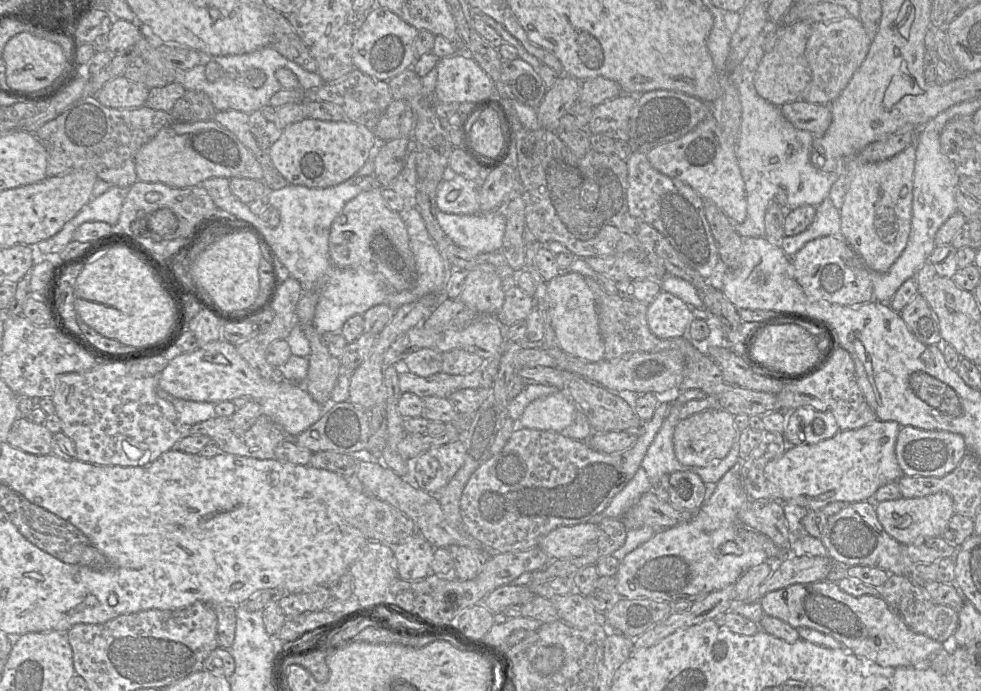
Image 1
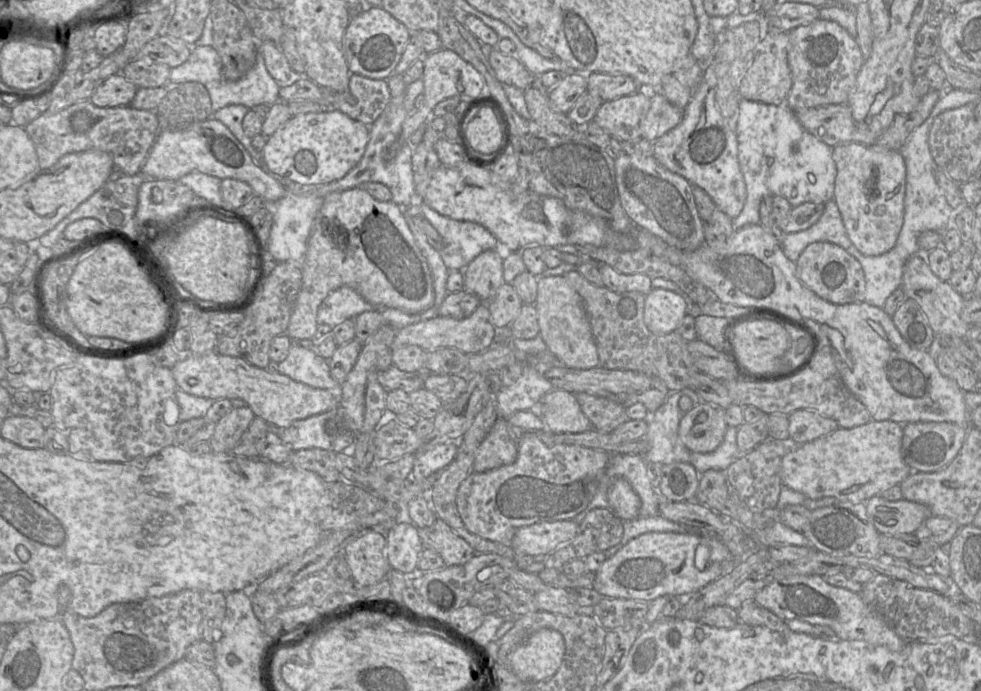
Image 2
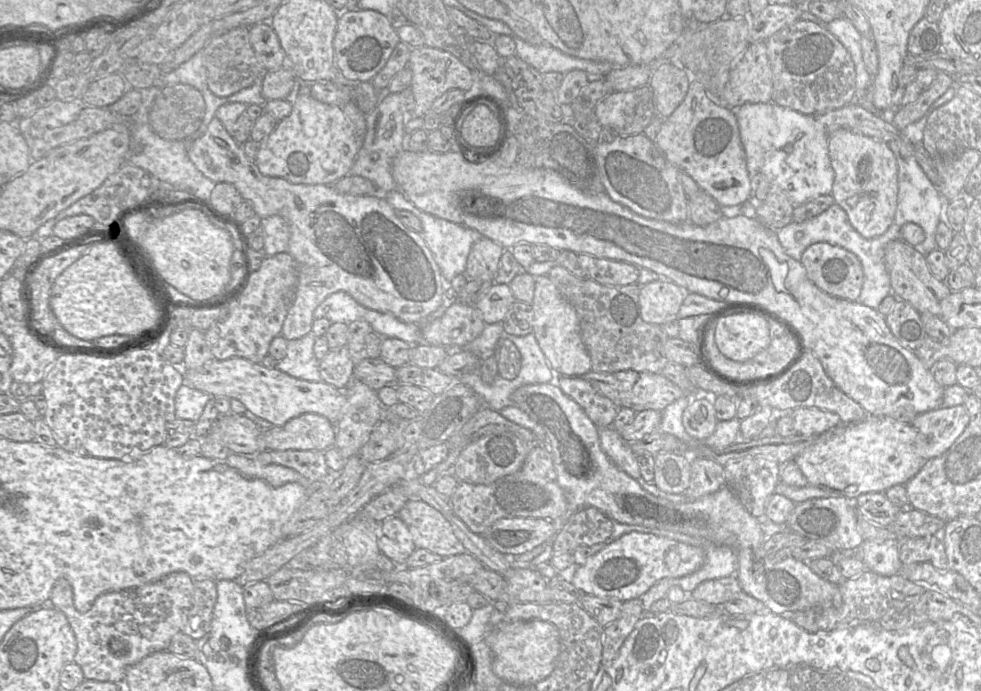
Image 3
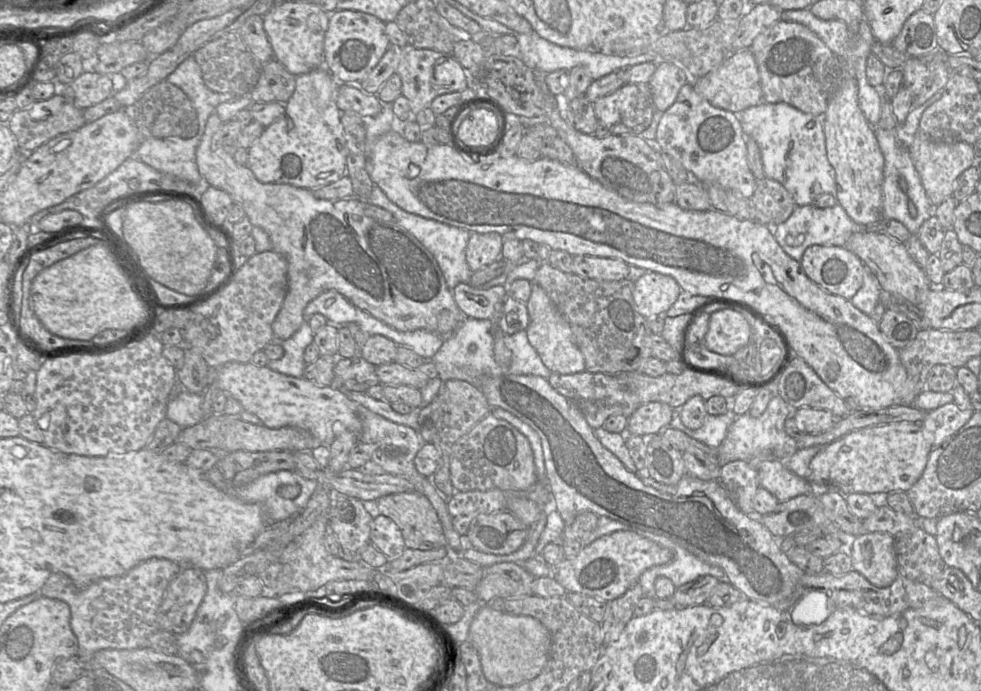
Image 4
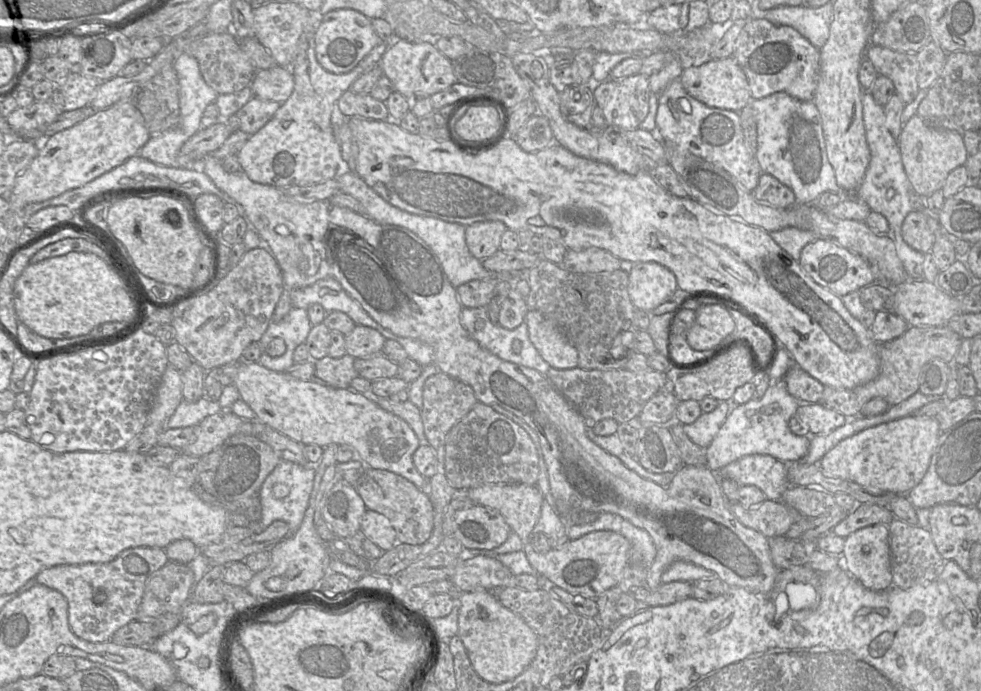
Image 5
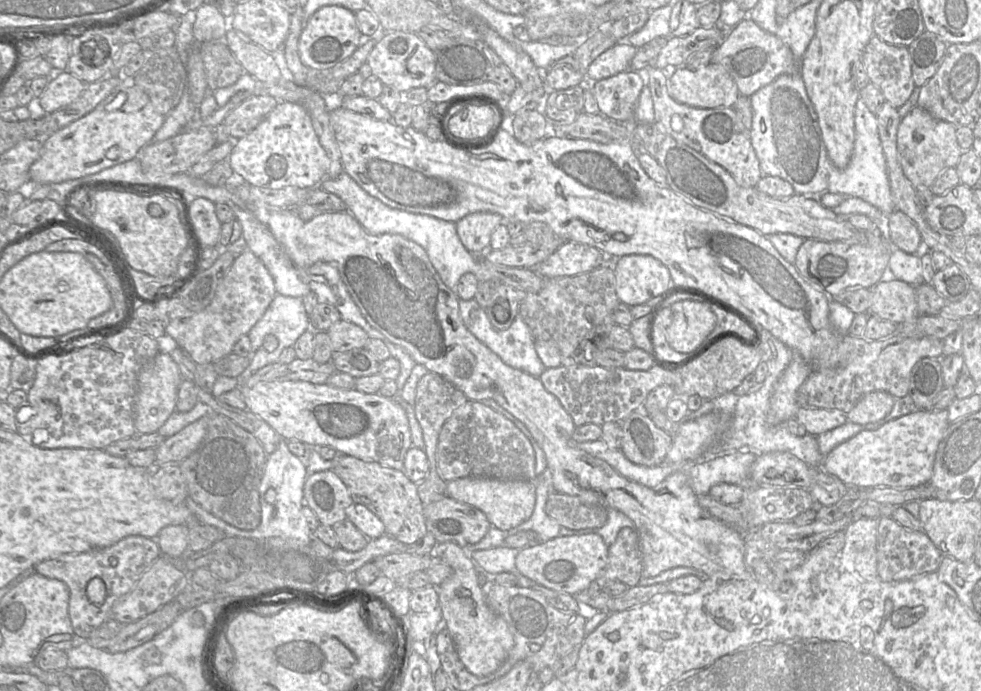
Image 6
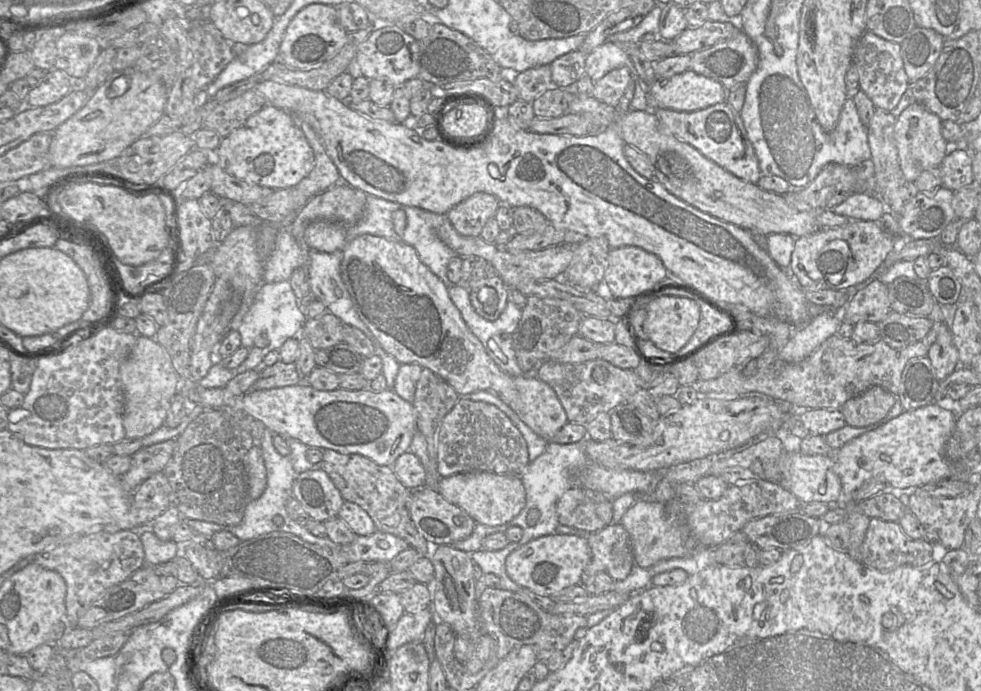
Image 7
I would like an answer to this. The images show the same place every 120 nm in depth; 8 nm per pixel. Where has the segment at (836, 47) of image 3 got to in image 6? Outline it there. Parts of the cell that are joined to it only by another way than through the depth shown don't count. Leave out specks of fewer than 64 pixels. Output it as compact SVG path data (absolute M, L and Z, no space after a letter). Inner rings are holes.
M748 17L734 26L714 49L710 63L722 65L735 81L740 95L748 97L782 74L800 72L800 62L795 59L789 47Z

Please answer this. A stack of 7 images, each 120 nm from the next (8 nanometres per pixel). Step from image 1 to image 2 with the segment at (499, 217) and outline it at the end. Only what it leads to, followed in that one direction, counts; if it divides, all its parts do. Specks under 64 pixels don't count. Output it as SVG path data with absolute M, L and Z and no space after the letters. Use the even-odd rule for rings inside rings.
M424 203L420 212L443 238L444 248L439 253L449 271L463 271L479 254L500 246L497 238L478 223L448 218Z

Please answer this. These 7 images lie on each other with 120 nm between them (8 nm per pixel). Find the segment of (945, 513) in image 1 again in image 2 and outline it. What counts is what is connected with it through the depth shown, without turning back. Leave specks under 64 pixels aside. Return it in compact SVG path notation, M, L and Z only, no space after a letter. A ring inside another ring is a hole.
M876 495L865 505L867 516L876 530L889 536L914 534L922 522L932 516L927 506L904 498L888 501Z

